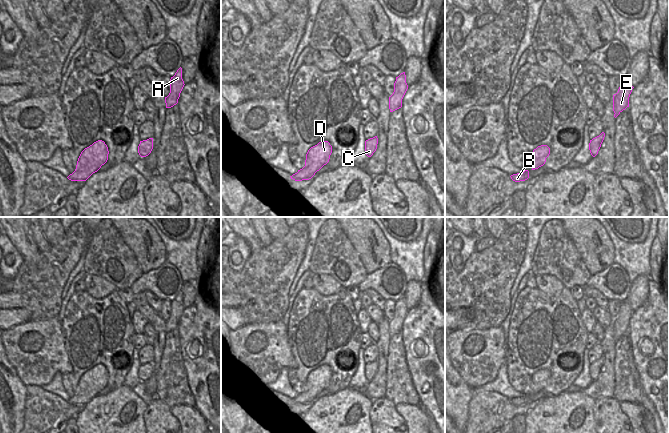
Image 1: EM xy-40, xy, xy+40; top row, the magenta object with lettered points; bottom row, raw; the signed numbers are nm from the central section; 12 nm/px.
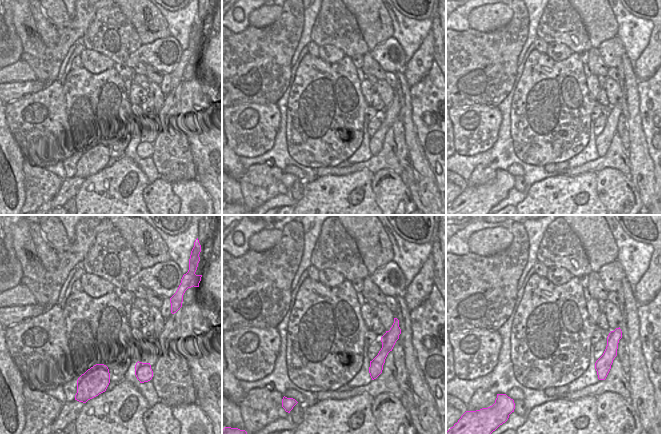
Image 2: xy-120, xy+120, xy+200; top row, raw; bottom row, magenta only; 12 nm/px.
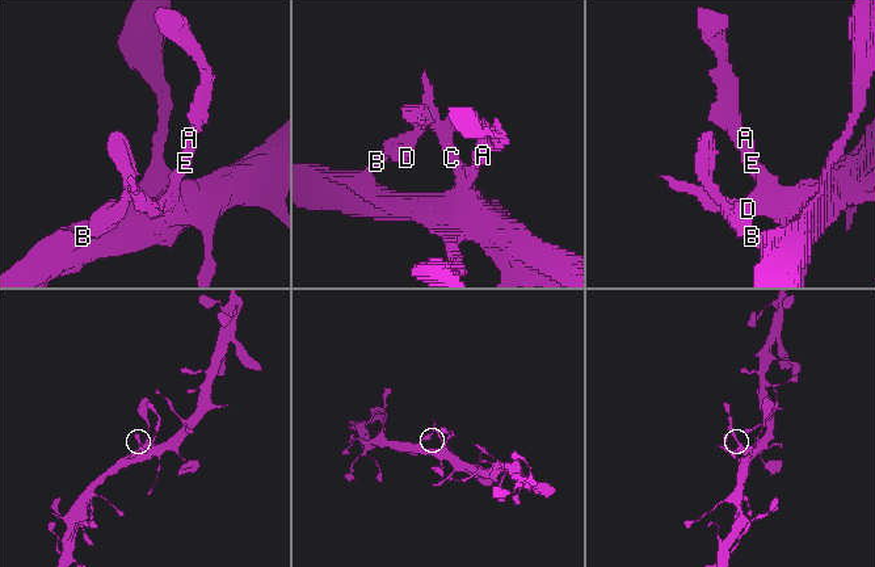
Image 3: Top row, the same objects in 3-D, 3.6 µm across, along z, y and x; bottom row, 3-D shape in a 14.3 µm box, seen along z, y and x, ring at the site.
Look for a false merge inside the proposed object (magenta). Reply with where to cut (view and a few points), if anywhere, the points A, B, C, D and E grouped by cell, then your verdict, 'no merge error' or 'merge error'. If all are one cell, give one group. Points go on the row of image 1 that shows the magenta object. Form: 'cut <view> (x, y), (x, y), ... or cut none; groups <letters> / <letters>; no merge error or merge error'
cut xy+40 (619, 111), (615, 113); groups A E / B C D; merge error

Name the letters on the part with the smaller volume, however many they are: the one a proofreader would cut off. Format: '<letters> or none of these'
A, E

